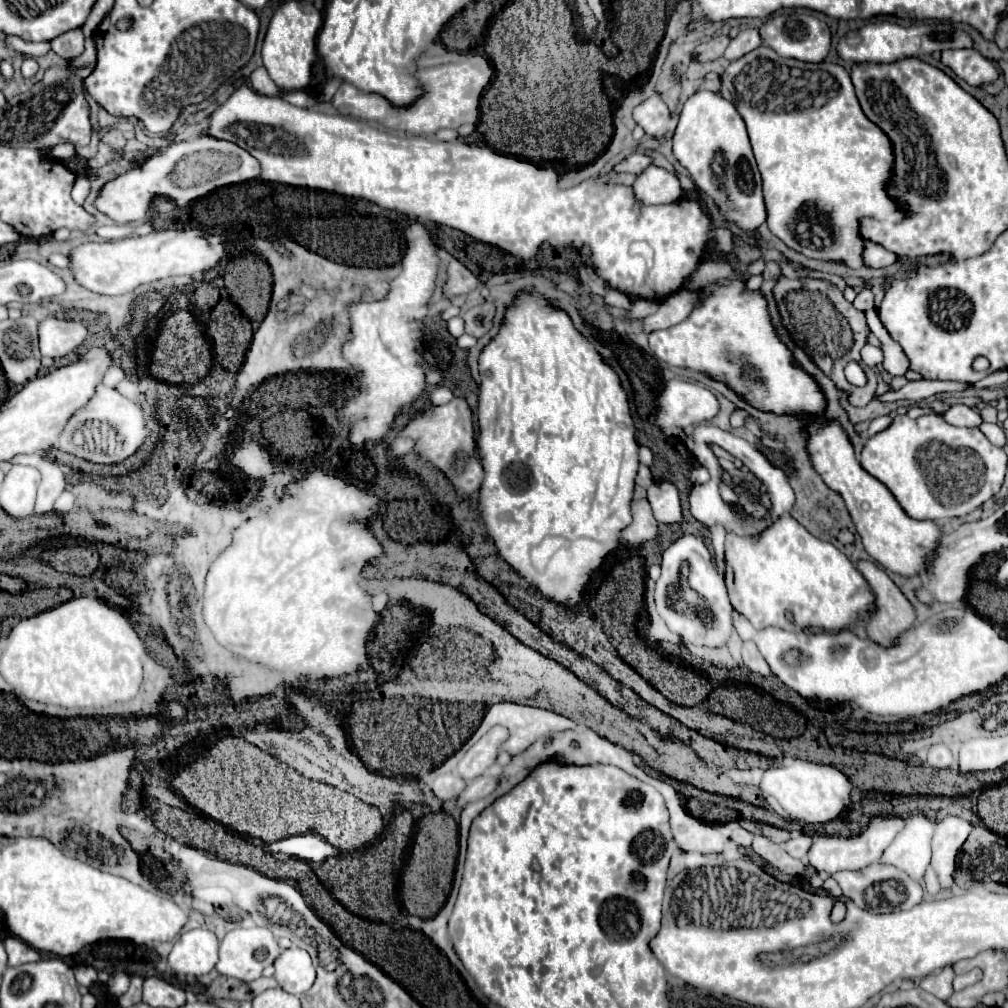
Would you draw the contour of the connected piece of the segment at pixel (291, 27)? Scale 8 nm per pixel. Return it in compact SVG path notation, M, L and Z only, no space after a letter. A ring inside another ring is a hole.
M289 1L283 3L275 15L271 17L265 41L263 41L263 65L271 79L283 91L305 89L311 81L313 65L317 63L317 33L321 31L323 17L321 13L305 1Z

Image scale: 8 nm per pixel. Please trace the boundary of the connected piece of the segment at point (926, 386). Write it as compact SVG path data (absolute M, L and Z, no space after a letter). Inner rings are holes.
M921 379L921 381L909 381L903 389L895 391L889 389L883 395L879 395L879 401L899 401L899 399L907 399L907 401L919 401L919 399L927 399L935 393L943 393L943 391L959 391L965 389L967 383L957 383L957 381L931 381L931 379Z

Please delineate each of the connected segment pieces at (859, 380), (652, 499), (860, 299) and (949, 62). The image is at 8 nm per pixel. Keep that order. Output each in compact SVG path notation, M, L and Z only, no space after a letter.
M849 363L849 365L845 367L845 377L847 377L847 381L849 381L851 385L855 385L855 387L865 387L865 385L867 385L865 371L861 369L859 363Z
M663 481L663 483L655 483L647 489L647 497L653 509L653 515L659 523L679 523L683 519L681 515L681 499L679 499L679 491L673 483Z
M863 289L859 291L857 299L853 301L853 305L861 311L867 311L867 309L873 309L873 291L871 289Z
M947 49L941 53L941 63L973 87L995 83L1001 75L997 65L977 49Z

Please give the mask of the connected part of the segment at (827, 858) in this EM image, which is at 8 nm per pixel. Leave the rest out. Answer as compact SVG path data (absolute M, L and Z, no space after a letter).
M875 817L867 825L867 829L859 837L843 839L843 837L817 837L813 839L813 845L807 853L807 863L815 867L817 871L825 871L829 875L839 873L839 871L857 871L865 869L865 865L877 863L885 847L895 839L895 835L903 829L905 821L899 817Z

